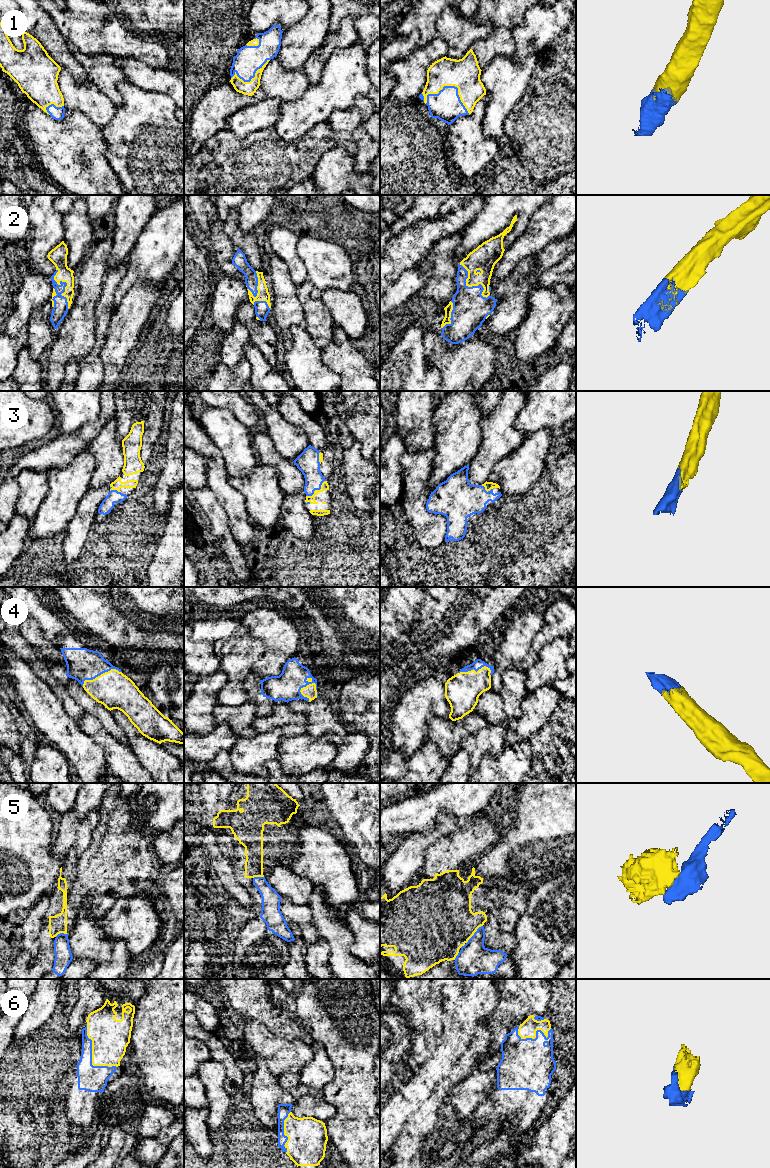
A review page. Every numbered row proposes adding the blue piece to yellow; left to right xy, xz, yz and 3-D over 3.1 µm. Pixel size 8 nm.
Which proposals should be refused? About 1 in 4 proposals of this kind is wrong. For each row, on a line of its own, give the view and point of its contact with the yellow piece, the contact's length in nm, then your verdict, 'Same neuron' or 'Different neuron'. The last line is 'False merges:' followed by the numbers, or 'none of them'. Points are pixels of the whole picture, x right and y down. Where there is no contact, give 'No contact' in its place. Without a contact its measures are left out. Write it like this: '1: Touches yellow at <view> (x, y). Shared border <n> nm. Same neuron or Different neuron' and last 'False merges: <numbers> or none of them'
1: Touches yellow at yz (454, 85). Shared border 380 nm. Same neuron
2: Touches yellow at xy (67, 285). Shared border 340 nm. Same neuron
3: Touches yellow at xz (317, 490). Shared border 220 nm. Same neuron
4: Touches yellow at xz (301, 689). Shared border 200 nm. Same neuron
5: Touches yellow at yz (471, 936). Shared border 260 nm. Different neuron
6: Touches yellow at xy (92, 1056). Shared border 420 nm. Same neuron
False merges: 5

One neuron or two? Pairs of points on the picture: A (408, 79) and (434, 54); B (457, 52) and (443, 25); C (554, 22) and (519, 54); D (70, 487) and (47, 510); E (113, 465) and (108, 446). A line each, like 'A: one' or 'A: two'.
A: one
B: one
C: one
D: one
E: one

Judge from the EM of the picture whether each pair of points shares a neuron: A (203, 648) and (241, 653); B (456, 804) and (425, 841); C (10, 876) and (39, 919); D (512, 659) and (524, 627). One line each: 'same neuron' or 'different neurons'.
A: different neurons
B: different neurons
C: same neuron
D: same neuron

